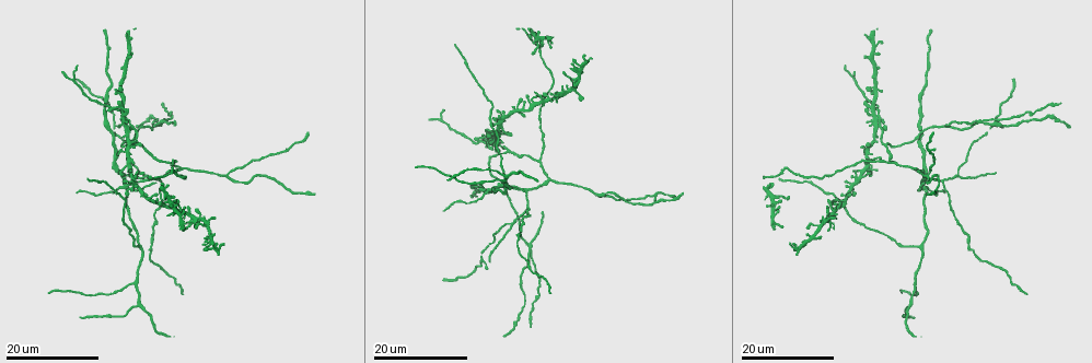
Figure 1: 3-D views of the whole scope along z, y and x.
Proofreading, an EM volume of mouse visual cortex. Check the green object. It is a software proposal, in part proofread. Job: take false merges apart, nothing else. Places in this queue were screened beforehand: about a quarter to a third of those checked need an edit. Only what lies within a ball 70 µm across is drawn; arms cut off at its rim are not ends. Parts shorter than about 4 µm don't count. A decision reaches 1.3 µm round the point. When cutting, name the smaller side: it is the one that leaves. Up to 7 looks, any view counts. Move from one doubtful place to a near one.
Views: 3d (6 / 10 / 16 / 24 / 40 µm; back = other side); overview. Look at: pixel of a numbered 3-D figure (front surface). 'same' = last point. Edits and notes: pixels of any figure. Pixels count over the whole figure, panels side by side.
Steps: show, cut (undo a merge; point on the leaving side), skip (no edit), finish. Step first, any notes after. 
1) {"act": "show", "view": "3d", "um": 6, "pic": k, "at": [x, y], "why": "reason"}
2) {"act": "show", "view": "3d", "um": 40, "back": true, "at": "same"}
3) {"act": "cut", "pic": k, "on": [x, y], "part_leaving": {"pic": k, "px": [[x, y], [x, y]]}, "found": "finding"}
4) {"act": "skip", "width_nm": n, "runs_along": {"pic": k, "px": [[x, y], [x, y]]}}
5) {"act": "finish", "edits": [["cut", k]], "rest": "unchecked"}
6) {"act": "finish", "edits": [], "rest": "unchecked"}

{"act": "show", "view": "3d", "um": 16, "pic": 1, "at": [536, 162], "why": "branch point"}

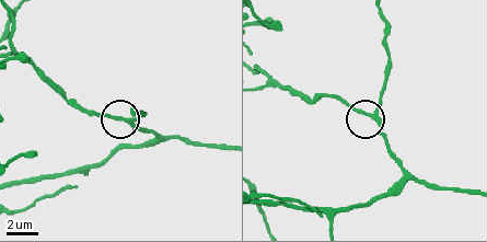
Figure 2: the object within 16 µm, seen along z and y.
{"act": "show", "view": "3d", "um": 10, "pic": 2, "at": [374, 112]}

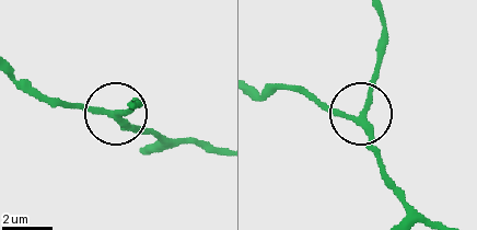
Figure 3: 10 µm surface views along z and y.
{"act": "skip", "side_arm_um": 49, "runs_along": {"pic": 3, "px": [[406, 214], [404, 195], [385, 170], [362, 114], [383, 34]]}, "found": "one neuron here"}

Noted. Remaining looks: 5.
{"act": "show", "view": "3d", "um": 16, "pic": 1, "at": [547, 179], "why": "two arms in line, one across"}

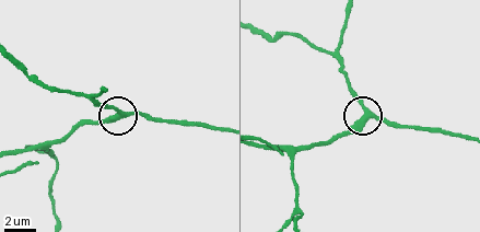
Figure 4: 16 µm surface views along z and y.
{"act": "show", "view": "3d", "um": 10, "pic": 4, "at": [368, 110]}

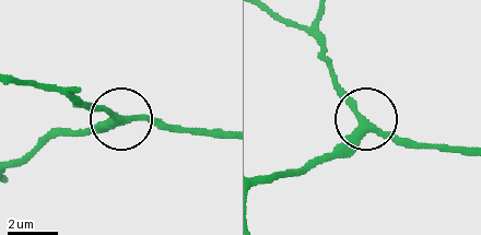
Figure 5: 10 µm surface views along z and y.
{"act": "skip", "runs_along": {"pic": 5, "px": [[331, 153], [366, 121], [414, 147]]}, "found": "continuous, no second neuron"}

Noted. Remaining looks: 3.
{"act": "show", "view": "3d", "um": 24, "pic": 1, "at": [885, 144], "why": "two arms in line, one across"}

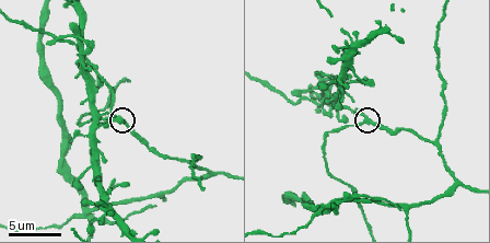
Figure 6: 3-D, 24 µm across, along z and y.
{"act": "show", "view": "3d", "um": 10, "pic": 6, "at": [365, 119], "why": "closer look"}

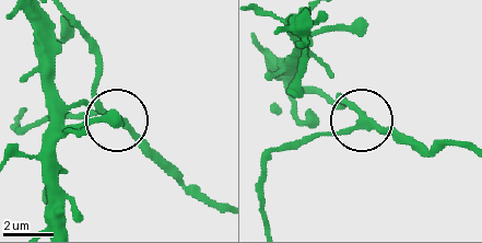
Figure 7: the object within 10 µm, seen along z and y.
{"act": "skip", "side_arm_um": 54, "runs_along": {"pic": 7, "px": [[463, 147], [408, 145], [364, 122], [291, 142]]}, "found": "one neuron here"}

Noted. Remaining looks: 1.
{"act": "finish", "edits": [], "rest": "unchecked"}

